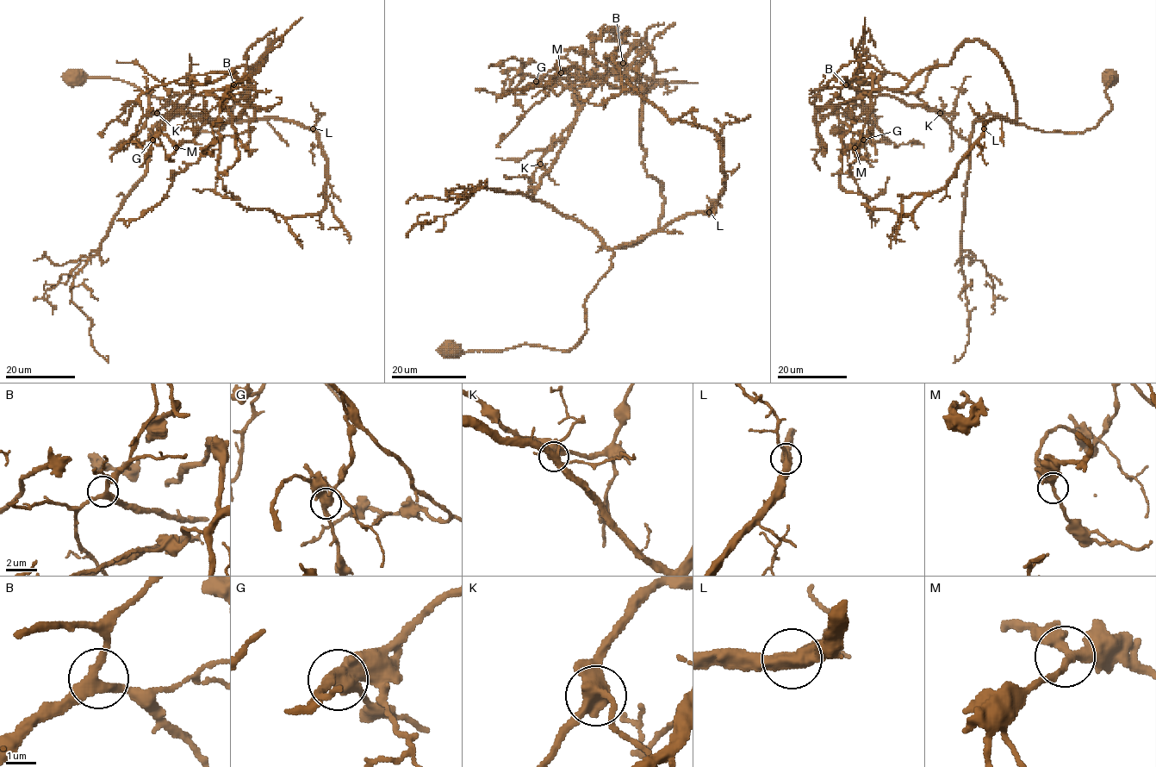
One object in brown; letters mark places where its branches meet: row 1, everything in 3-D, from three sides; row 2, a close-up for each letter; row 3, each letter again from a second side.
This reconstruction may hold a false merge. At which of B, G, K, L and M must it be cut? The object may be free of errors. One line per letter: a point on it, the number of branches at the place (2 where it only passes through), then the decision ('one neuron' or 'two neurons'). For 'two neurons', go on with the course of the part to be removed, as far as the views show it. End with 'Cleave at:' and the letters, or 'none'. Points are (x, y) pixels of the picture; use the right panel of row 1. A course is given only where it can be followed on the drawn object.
B: place (846, 84); branches 3; one neuron
G: place (863, 140); branches 3; one neuron
K: place (940, 113); branches 3; one neuron
L: place (984, 128); branches 3; one neuron
M: place (854, 147); branches 3; one neuron
Cleave at: none

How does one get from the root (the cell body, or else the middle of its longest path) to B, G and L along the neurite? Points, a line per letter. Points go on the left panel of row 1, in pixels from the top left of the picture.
B: (75, 77), (132, 83), (187, 110), (199, 134), (225, 125), (177, 113), (152, 139), (194, 95), (233, 84)
G: (75, 77), (132, 83), (216, 132), (270, 40), (251, 89), (232, 74), (195, 85), (152, 140)
L: (75, 77), (132, 83), (187, 110), (199, 134), (222, 130), (228, 122), (270, 118), (313, 128)

